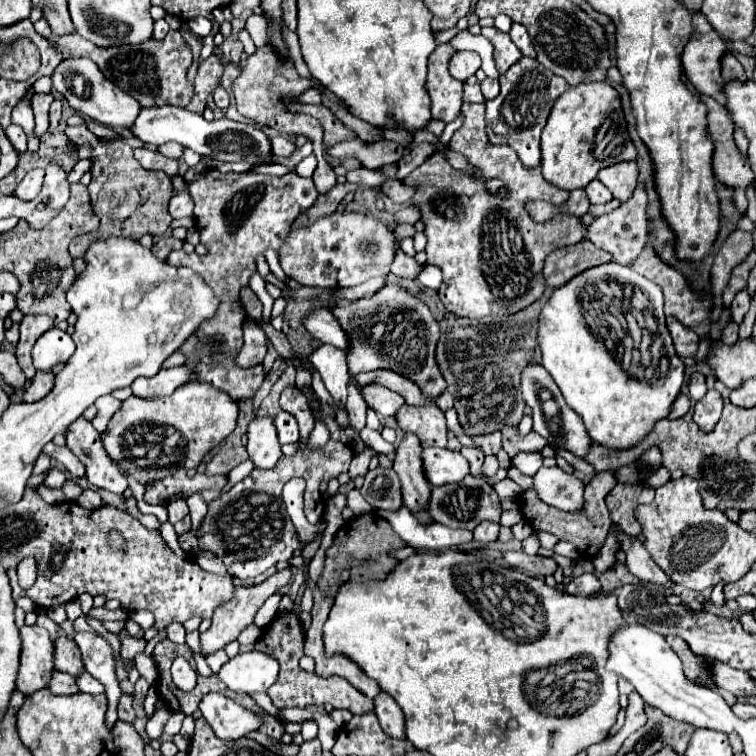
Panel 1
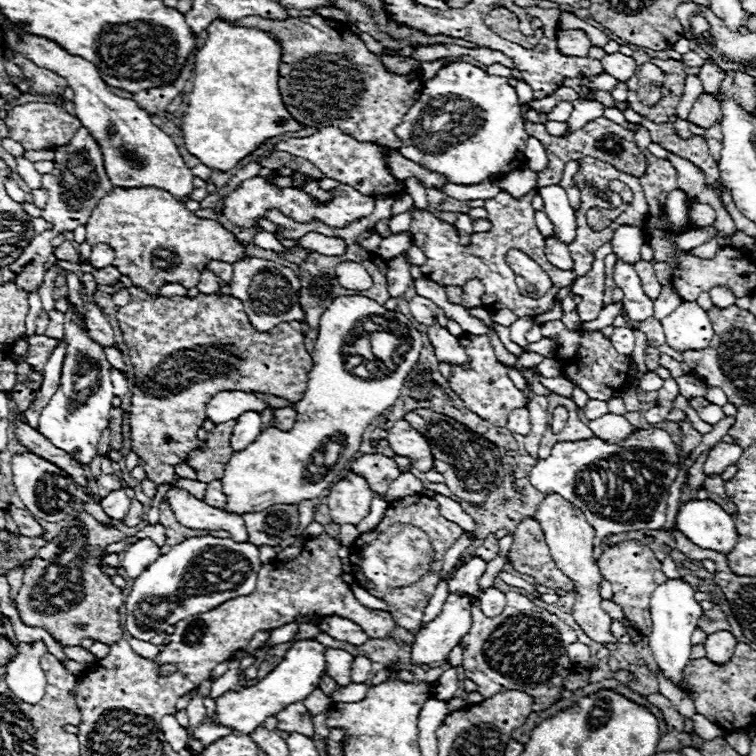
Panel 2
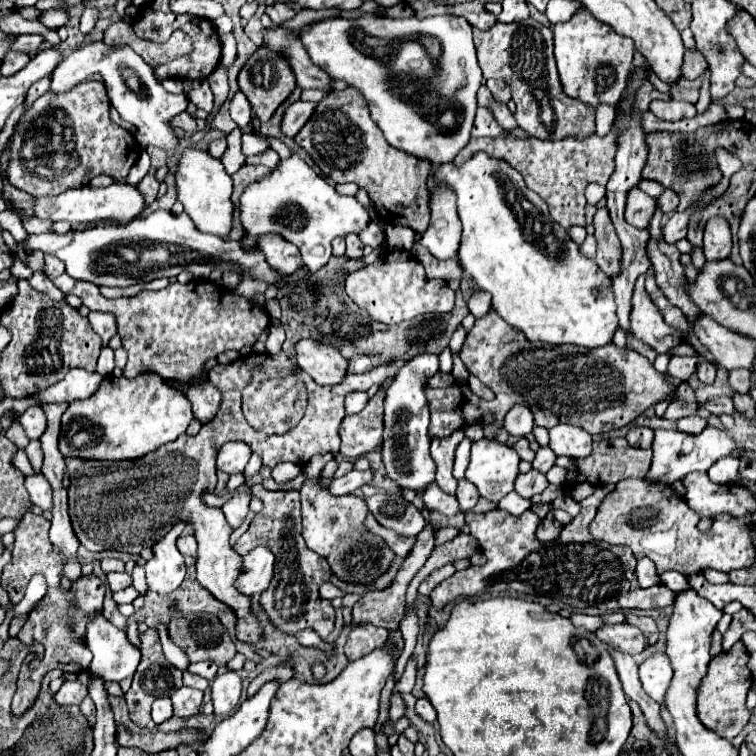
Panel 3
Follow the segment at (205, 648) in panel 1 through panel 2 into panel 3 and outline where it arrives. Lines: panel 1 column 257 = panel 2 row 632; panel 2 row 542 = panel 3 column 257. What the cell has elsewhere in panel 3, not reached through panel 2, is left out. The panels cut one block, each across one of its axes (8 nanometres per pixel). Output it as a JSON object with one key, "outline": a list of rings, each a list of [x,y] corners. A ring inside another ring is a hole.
{"outline":[[[258,546],[244,556],[242,570],[236,578],[238,592],[246,596],[262,594],[274,574],[274,554],[266,546]]]}

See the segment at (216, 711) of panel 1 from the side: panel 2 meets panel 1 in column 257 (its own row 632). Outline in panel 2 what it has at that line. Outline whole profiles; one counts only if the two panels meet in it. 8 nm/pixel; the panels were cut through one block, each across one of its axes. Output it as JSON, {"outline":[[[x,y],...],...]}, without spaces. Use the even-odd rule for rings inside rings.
{"outline":[[[726,630],[714,632],[704,642],[706,658],[712,660],[714,664],[726,664],[726,662],[730,662],[732,654],[734,654],[734,646],[736,646],[736,638],[730,632],[726,632]]]}

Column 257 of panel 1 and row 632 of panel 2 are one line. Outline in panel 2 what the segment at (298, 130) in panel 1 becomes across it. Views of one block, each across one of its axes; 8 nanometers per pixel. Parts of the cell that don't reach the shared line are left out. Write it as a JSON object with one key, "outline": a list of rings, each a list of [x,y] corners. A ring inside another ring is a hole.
{"outline":[[[78,512],[66,522],[60,536],[52,544],[40,548],[34,562],[24,570],[24,582],[16,596],[20,618],[28,626],[48,630],[58,642],[78,646],[82,638],[92,638],[102,644],[116,644],[122,638],[120,606],[124,592],[114,586],[100,570],[104,548],[112,542],[122,542],[126,536],[116,528],[104,528],[86,512]]]}

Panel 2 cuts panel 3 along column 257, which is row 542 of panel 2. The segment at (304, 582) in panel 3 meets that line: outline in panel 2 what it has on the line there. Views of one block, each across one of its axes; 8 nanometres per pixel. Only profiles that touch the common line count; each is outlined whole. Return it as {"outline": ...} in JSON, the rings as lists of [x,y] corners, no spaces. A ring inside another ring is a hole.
{"outline":[[[524,518],[516,528],[508,560],[516,572],[534,576],[538,584],[544,584],[552,590],[556,588],[564,588],[566,592],[574,590],[572,580],[568,580],[568,576],[562,574],[562,570],[552,560],[544,532],[534,518]],[[490,534],[490,536],[484,540],[482,548],[478,548],[472,556],[482,556],[484,560],[492,560],[496,554],[498,554],[498,540],[494,538],[494,534]]]}

